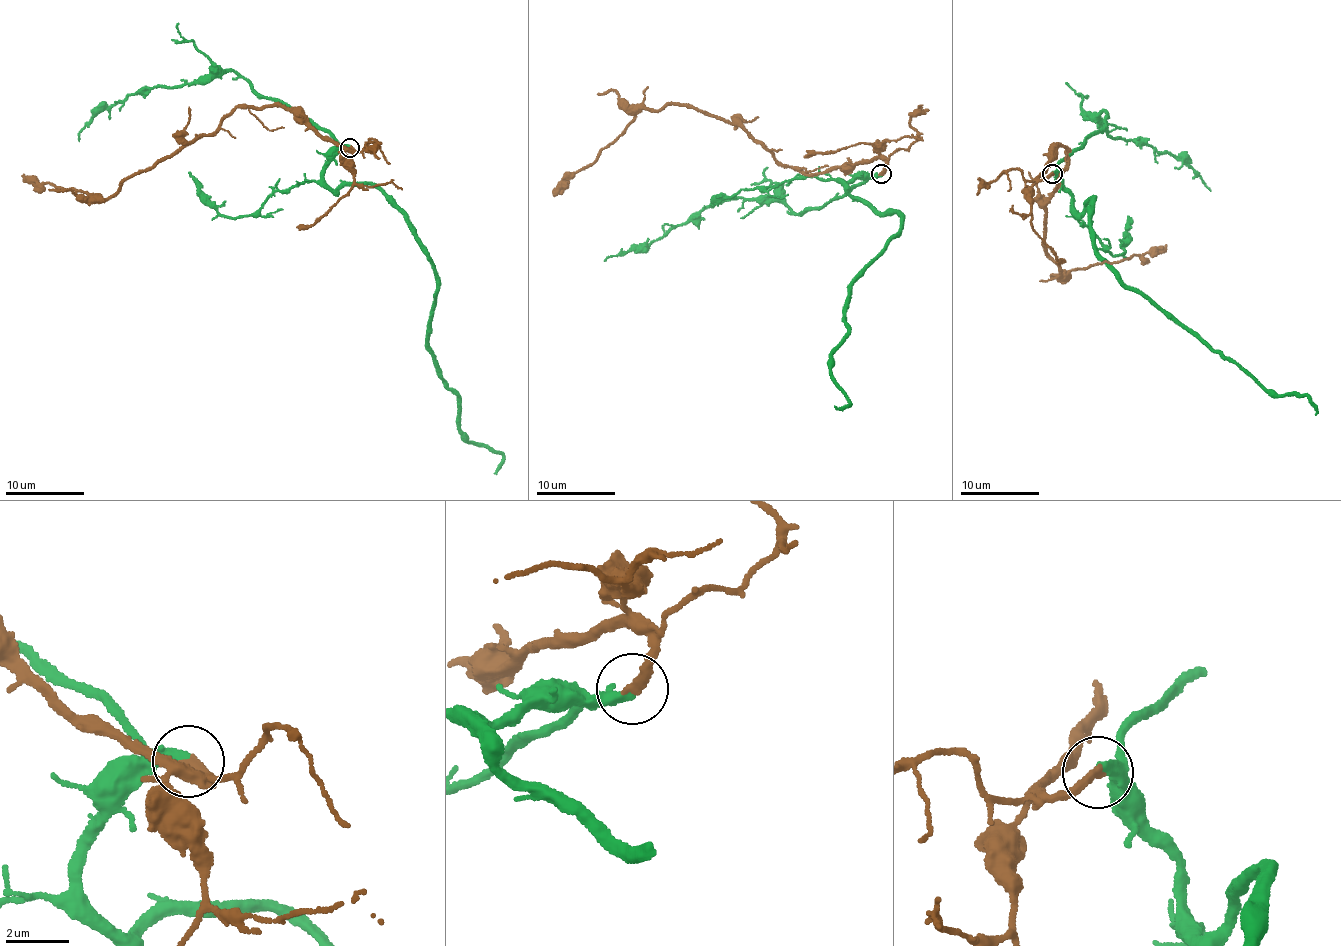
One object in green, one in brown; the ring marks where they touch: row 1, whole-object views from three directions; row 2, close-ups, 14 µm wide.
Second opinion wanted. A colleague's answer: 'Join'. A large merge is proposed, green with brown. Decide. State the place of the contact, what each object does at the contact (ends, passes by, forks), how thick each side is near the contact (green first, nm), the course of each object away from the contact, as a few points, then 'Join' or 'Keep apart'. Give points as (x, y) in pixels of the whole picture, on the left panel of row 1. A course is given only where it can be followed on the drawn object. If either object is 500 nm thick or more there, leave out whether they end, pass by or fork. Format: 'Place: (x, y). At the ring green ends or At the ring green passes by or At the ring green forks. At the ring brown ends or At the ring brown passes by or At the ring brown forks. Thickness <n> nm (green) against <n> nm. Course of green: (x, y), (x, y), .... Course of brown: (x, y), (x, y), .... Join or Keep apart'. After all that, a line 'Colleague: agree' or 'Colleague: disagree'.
Place: (350, 147). At the ring green passes by. At the ring brown ends. Thickness 200 nm (green) against 300 nm. Course of green: (350, 147), (324, 182), (375, 186), (431, 264), (428, 342), (466, 439), (501, 454), (494, 474). Course of brown: (350, 147), (322, 140), (279, 106), (236, 108), (105, 199), (23, 175). Join
Colleague: agree

